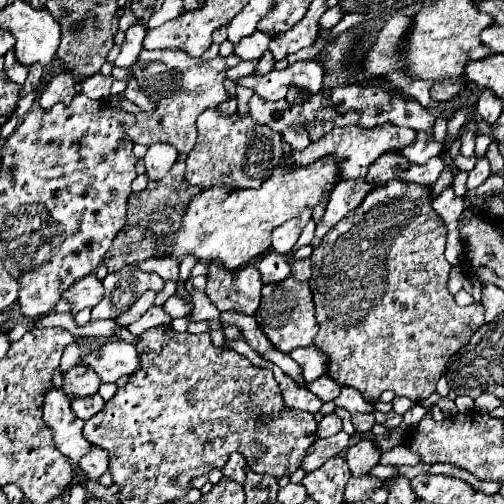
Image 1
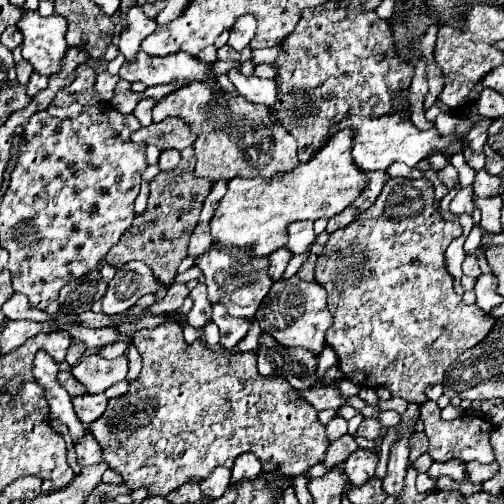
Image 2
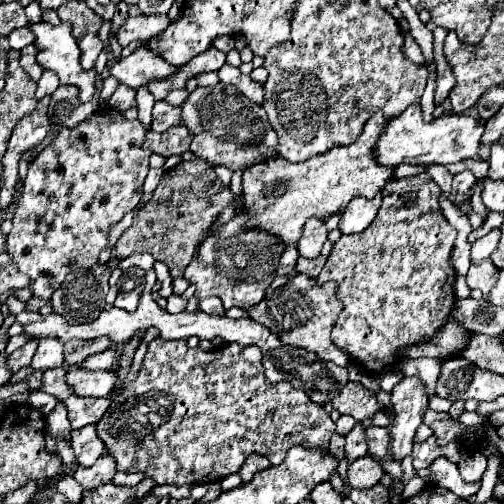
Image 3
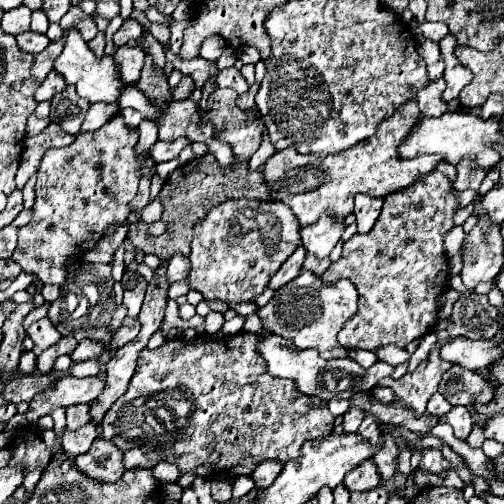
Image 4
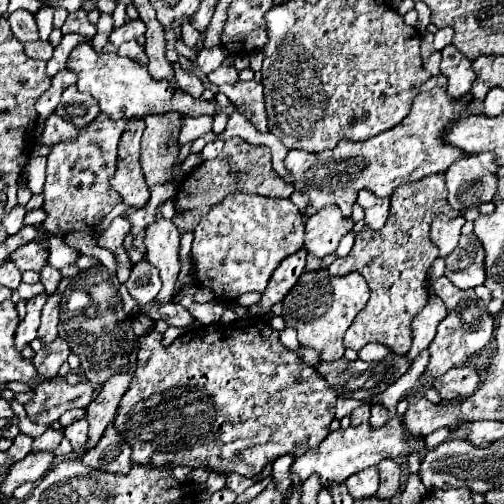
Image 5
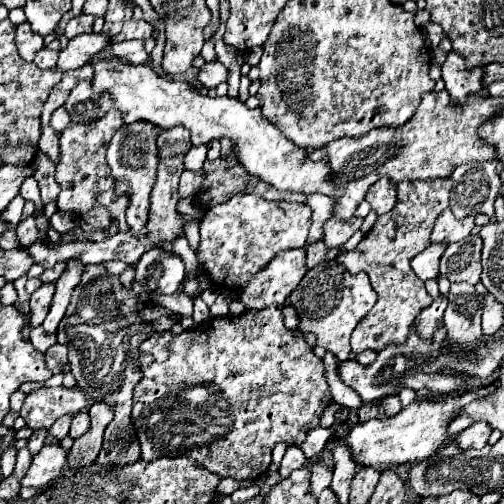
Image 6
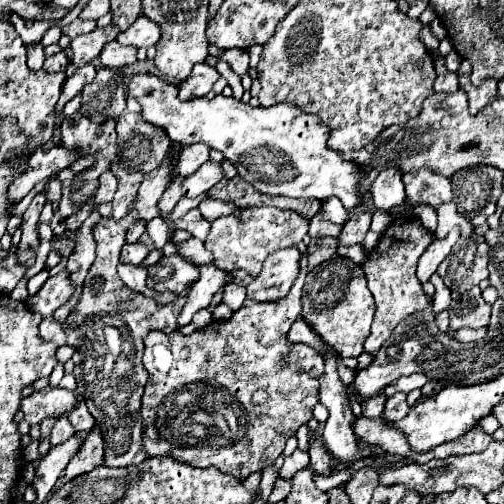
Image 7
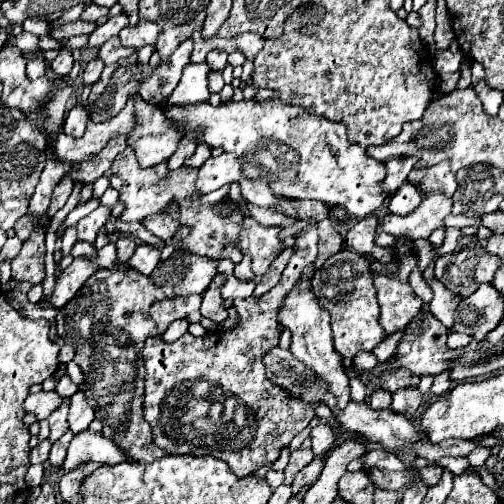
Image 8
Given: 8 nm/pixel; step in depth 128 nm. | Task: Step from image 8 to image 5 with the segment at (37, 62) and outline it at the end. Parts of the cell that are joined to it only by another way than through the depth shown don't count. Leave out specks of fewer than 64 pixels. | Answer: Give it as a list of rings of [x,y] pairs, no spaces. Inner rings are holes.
[[[18,10],[18,12],[12,12],[10,14],[10,26],[12,26],[12,34],[22,42],[34,42],[40,38],[38,30],[36,30],[36,22],[34,22],[34,16],[26,10]]]

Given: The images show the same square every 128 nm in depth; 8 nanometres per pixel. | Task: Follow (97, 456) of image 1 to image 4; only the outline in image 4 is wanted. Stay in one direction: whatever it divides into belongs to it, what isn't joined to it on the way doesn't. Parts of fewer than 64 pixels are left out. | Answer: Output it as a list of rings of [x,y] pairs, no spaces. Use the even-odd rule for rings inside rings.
[[[86,424],[84,428],[78,428],[78,430],[66,430],[62,440],[64,440],[64,450],[68,456],[78,456],[78,454],[84,454],[90,450],[92,442],[96,440],[98,432],[96,432],[96,426],[94,424]]]

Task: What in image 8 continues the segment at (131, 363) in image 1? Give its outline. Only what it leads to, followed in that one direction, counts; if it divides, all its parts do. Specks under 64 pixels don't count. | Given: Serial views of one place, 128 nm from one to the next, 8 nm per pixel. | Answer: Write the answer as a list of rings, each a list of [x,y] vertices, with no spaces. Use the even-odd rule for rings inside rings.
[[[38,392],[38,394],[30,394],[24,400],[26,412],[32,412],[38,420],[48,418],[52,410],[56,410],[60,404],[62,404],[62,398],[56,392]]]

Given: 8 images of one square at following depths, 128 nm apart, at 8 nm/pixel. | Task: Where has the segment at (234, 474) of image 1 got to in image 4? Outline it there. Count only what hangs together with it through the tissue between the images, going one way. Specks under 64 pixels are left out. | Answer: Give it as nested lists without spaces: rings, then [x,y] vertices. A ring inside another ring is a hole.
[[[266,460],[266,462],[258,464],[254,474],[252,474],[256,486],[258,488],[268,488],[268,484],[272,484],[272,480],[276,480],[276,474],[280,474],[280,468],[284,468],[284,466],[276,460]]]

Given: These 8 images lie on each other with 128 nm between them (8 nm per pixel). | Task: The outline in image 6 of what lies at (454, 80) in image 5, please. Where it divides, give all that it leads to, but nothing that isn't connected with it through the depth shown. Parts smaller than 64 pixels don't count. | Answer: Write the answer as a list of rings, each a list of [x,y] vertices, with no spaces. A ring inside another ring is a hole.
[[[450,52],[442,66],[442,80],[446,82],[446,90],[450,92],[452,98],[460,102],[464,102],[470,94],[476,94],[484,88],[482,76],[484,76],[482,68],[466,70],[464,58],[458,56],[456,52]]]

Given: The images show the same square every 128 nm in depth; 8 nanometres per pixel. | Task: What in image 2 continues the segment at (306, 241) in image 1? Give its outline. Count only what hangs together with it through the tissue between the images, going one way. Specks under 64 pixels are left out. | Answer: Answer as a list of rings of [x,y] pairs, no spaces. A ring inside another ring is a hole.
[[[309,252],[293,255],[284,272],[283,278],[290,279],[292,276],[296,275],[299,271],[299,268],[301,268],[302,264],[306,261],[306,258],[308,258],[309,255]]]

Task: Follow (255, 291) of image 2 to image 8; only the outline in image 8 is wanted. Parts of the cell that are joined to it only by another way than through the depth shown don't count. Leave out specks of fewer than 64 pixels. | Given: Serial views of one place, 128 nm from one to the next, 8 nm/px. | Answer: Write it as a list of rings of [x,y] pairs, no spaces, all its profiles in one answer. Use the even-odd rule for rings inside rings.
[[[244,218],[238,246],[242,254],[248,254],[252,258],[252,270],[256,276],[262,276],[272,264],[272,260],[280,254],[282,242],[278,238],[278,232],[280,228],[276,226],[266,228],[252,218]]]

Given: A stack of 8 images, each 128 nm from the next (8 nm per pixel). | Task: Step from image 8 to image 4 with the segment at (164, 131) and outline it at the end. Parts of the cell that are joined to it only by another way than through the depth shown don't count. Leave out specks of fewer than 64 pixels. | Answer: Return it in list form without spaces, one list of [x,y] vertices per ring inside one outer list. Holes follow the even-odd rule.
[[[124,108],[120,114],[122,114],[124,122],[126,122],[130,128],[138,128],[138,126],[144,122],[144,116],[142,116],[138,110],[134,110],[134,108]]]

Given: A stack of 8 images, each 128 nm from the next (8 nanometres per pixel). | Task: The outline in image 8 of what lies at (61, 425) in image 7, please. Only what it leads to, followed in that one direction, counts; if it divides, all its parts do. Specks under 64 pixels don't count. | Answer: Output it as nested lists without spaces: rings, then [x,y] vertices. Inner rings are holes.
[[[68,430],[58,442],[54,442],[54,446],[52,446],[52,450],[50,450],[50,458],[48,458],[52,470],[56,470],[56,472],[62,470],[60,464],[64,462],[64,456],[66,456],[66,450],[68,450],[68,444],[70,444],[72,438],[74,438],[74,434]]]

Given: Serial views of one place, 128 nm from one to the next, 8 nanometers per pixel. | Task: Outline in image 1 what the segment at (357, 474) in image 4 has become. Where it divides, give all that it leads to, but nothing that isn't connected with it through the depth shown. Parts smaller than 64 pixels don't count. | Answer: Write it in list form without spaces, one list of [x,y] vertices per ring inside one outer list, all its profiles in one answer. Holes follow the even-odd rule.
[[[360,440],[346,452],[346,462],[350,466],[352,476],[368,474],[378,464],[378,460],[380,460],[380,450],[374,446],[372,440]]]

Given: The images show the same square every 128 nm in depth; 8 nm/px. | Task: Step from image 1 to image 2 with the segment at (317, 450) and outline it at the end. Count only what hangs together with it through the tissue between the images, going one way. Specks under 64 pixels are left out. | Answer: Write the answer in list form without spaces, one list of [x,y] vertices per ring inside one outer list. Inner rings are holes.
[[[344,434],[342,438],[334,440],[326,452],[326,458],[324,458],[324,464],[328,466],[334,466],[334,464],[342,464],[352,452],[358,450],[358,444],[356,444],[356,438],[352,434]]]

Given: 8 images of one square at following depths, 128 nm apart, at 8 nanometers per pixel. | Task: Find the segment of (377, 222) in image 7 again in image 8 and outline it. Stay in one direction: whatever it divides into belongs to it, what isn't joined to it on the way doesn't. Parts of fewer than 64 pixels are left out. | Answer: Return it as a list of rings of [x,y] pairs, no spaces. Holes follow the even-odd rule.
[[[442,192],[424,194],[420,206],[407,216],[388,214],[382,218],[380,230],[394,236],[408,236],[415,241],[427,239],[432,230],[442,228],[442,220],[452,210],[452,198],[446,198]]]

